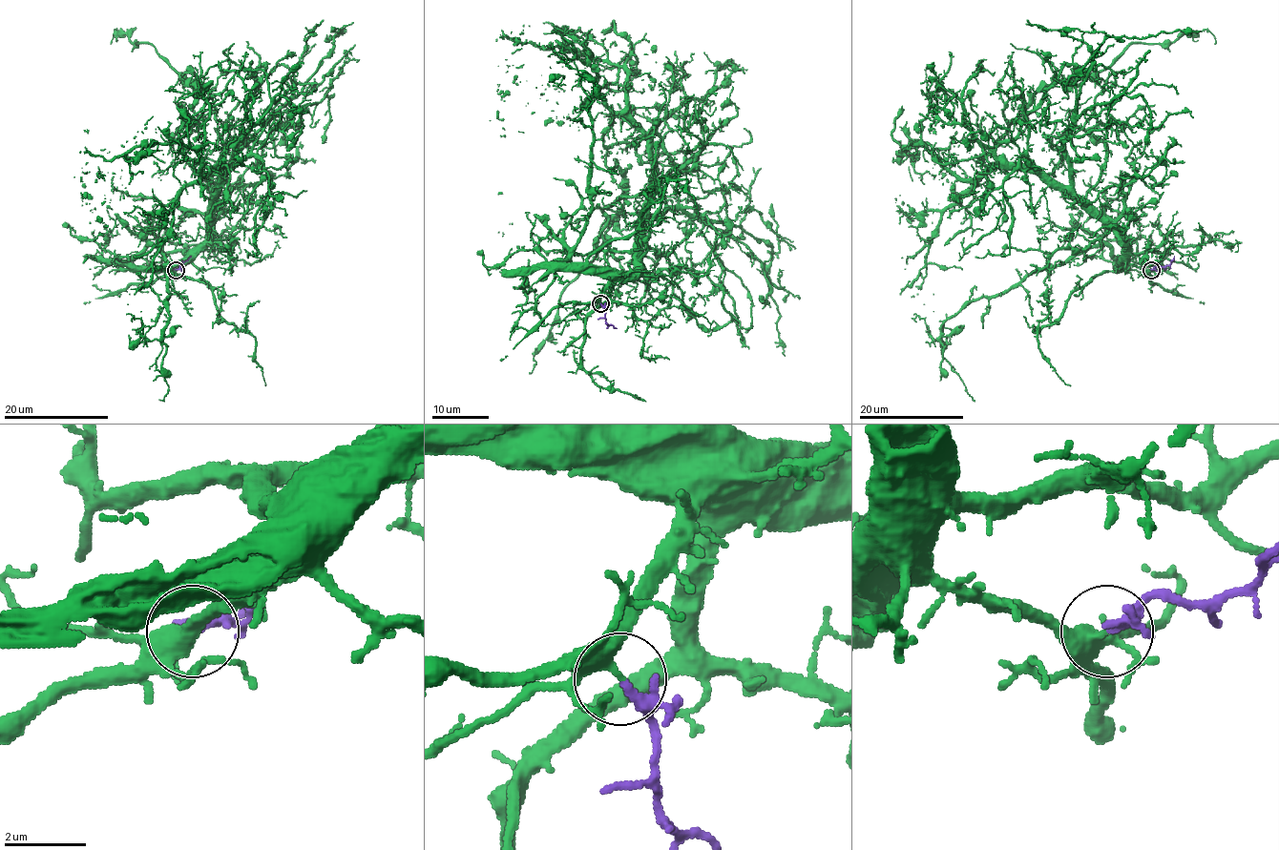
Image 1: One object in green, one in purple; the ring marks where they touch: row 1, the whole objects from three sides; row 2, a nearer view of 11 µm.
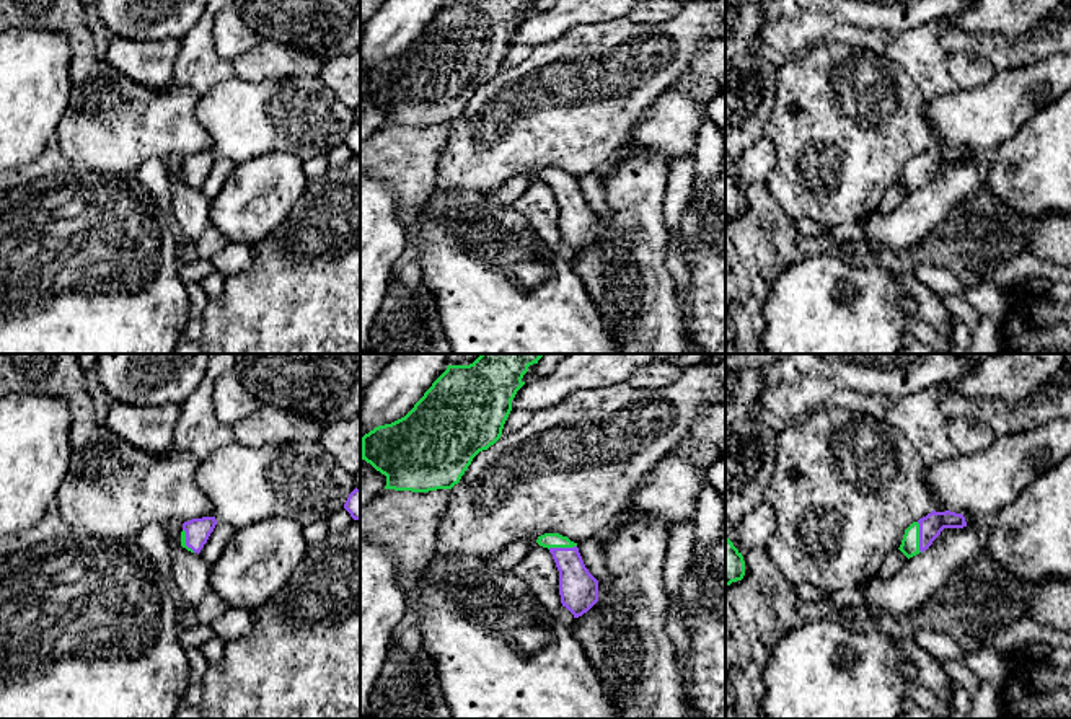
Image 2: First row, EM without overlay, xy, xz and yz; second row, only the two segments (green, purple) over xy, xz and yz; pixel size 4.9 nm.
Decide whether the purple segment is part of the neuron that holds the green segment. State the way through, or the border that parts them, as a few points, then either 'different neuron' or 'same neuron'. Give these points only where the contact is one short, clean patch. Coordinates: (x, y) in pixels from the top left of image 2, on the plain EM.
same neuron

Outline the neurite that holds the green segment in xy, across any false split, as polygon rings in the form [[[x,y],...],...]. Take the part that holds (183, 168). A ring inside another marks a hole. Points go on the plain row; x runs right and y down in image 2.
[[[215,152],[192,153],[183,158],[181,181],[191,187],[201,187],[217,160]]]

